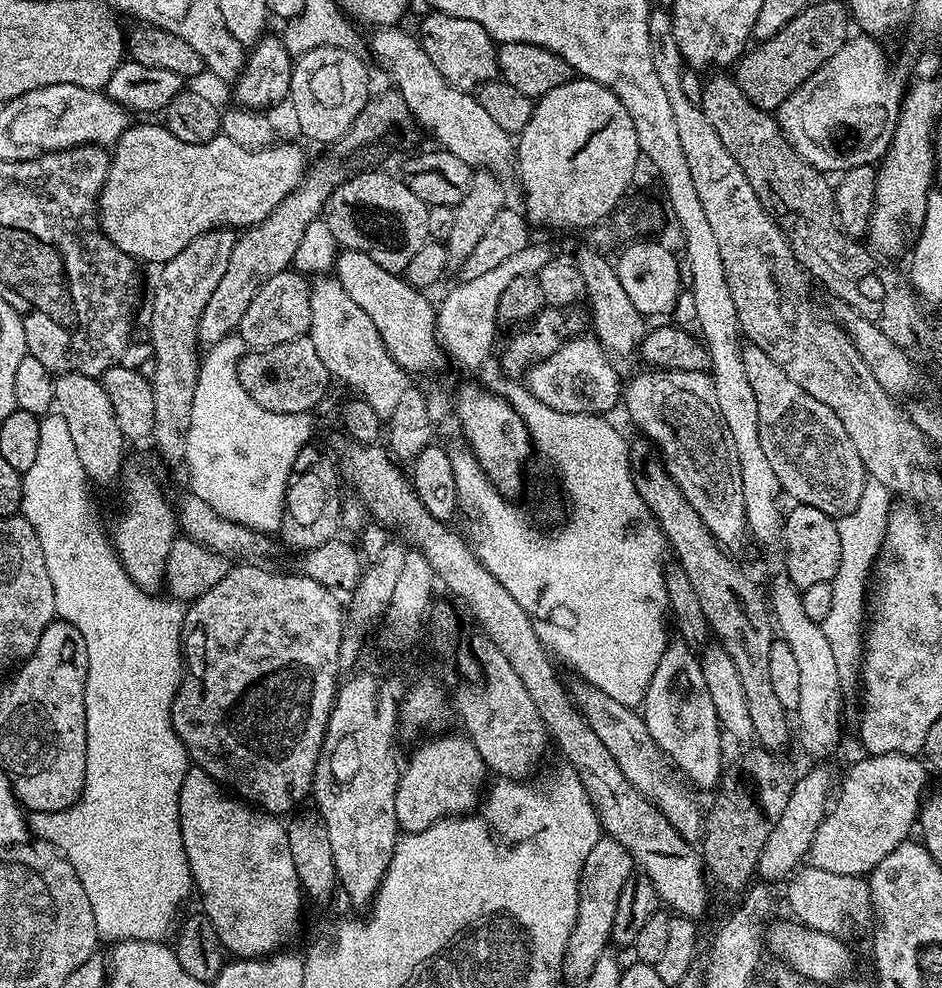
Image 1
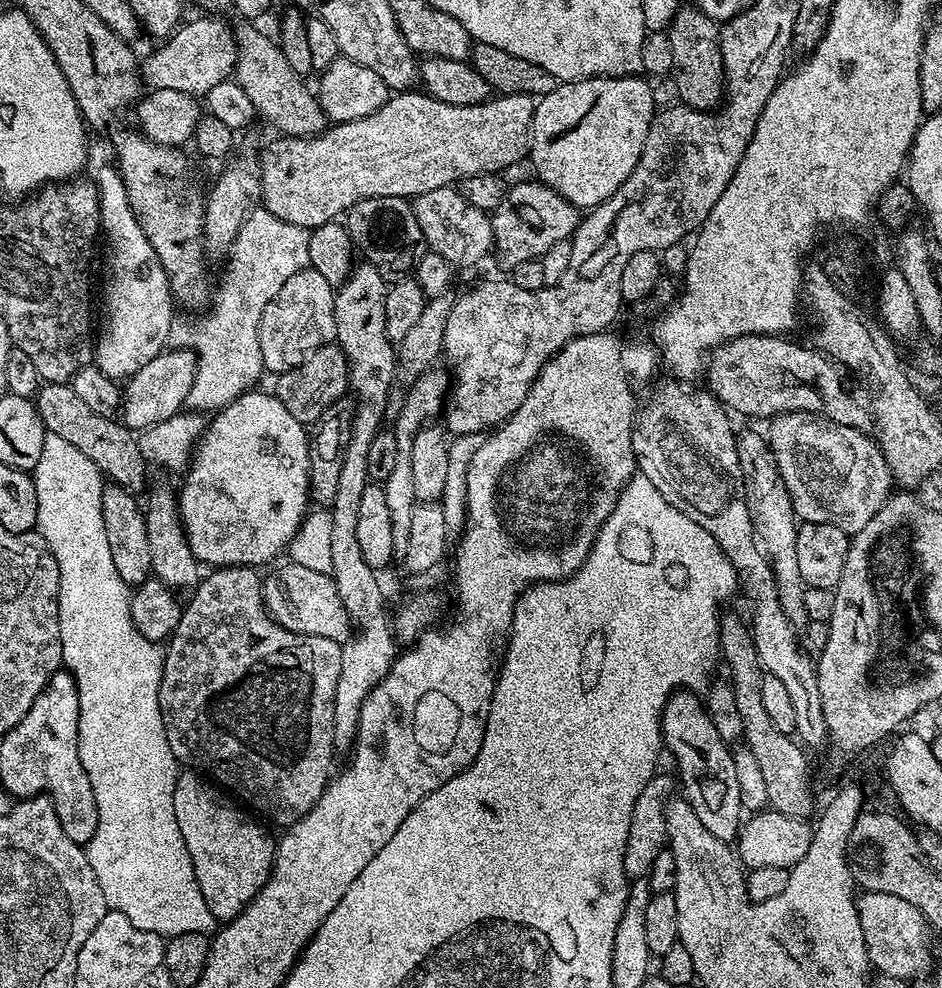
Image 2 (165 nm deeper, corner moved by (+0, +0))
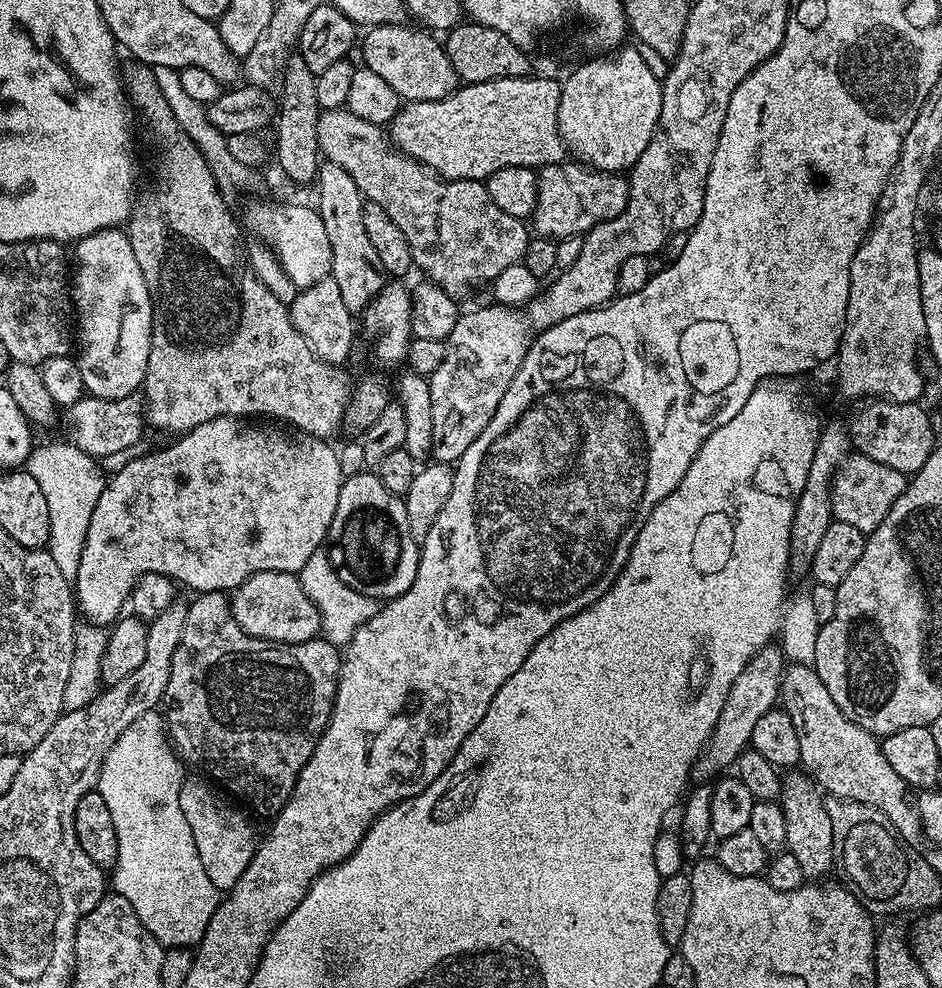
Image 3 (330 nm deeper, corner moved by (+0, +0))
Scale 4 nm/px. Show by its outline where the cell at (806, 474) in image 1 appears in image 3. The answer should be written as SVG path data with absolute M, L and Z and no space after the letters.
M852 454L836 471L832 490L829 494L832 507L832 519L847 522L850 526L858 526L858 530L870 533L890 514L890 506L898 502L904 492L905 473L890 470L890 466L882 466L882 462L874 462L874 458L866 458Z

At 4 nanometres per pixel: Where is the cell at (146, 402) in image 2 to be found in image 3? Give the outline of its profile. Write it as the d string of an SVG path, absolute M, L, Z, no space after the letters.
M120 394L114 400L103 400L97 396L85 395L78 402L74 402L66 410L68 416L67 439L75 444L78 450L82 450L87 456L105 458L104 456L116 456L127 453L130 446L141 443L144 428L146 429L146 409L139 395Z

